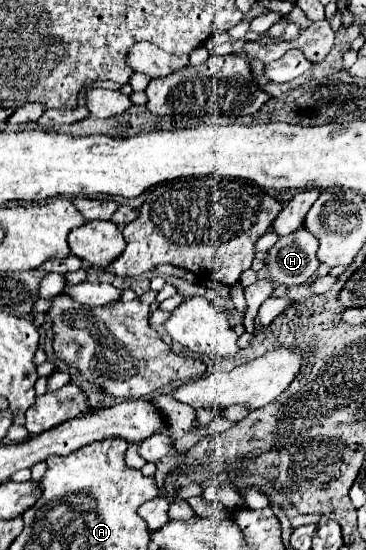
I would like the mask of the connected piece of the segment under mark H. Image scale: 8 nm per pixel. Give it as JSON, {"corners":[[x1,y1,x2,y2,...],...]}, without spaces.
{"corners":[[306,229,280,237,264,261,268,279,282,285,306,283,320,265,316,259,316,249,318,241]]}

